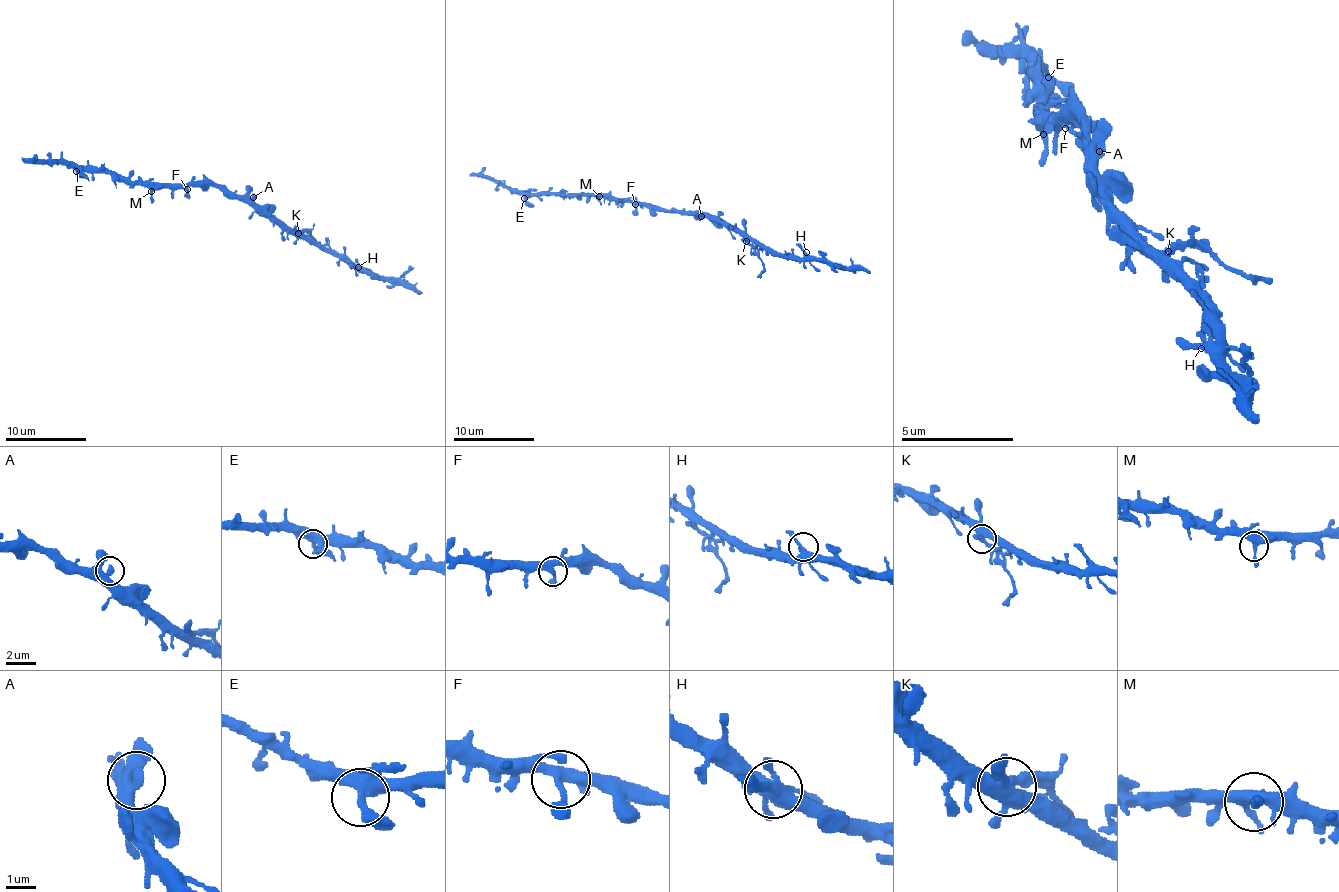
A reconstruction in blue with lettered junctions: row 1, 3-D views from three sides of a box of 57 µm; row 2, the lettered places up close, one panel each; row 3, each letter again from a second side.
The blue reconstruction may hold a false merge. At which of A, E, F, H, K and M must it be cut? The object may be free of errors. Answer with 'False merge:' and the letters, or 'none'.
False merge: K

